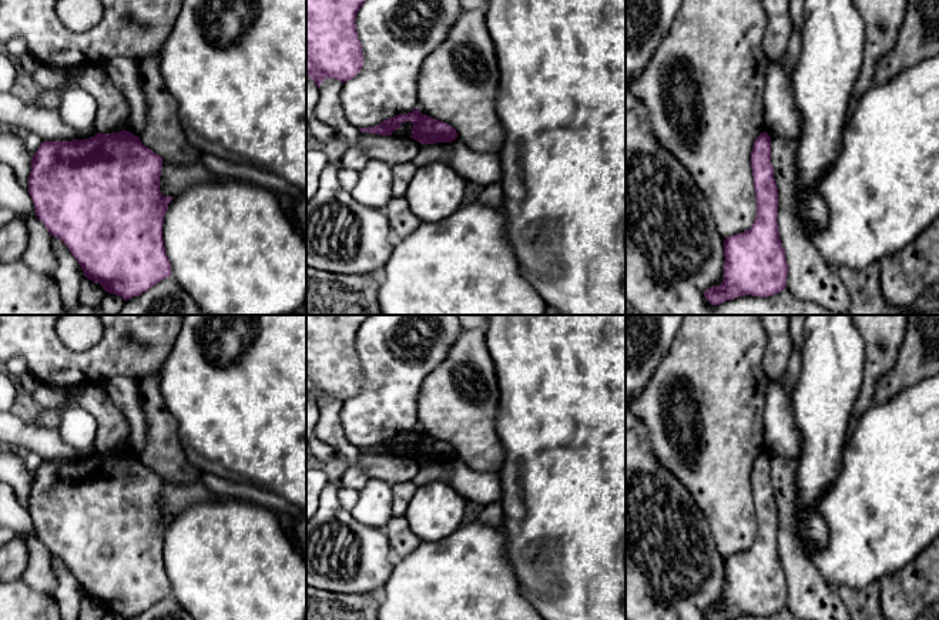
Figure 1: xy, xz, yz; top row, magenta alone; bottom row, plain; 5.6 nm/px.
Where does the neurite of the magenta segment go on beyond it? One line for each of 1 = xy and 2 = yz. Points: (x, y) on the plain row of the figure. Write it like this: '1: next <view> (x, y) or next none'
1: next none
2: next none

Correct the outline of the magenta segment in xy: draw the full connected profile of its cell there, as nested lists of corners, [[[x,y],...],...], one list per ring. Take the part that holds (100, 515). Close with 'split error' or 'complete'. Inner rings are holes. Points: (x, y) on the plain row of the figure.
[[[125,449],[111,453],[97,452],[94,456],[85,459],[43,460],[31,476],[28,513],[33,519],[36,534],[44,543],[50,554],[61,559],[68,566],[70,572],[78,580],[78,584],[81,586],[85,597],[98,601],[105,611],[118,614],[124,620],[141,614],[155,603],[171,596],[171,583],[164,566],[162,544],[168,523],[174,516],[164,516],[160,510],[161,489],[162,477],[152,469],[147,467],[140,460],[140,456]]]; complete

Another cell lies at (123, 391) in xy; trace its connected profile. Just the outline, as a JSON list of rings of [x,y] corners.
[[[114,376],[104,385],[108,396],[125,415],[130,425],[130,436],[124,449],[141,456],[147,439],[147,420],[140,403],[140,392],[135,381],[127,376]]]

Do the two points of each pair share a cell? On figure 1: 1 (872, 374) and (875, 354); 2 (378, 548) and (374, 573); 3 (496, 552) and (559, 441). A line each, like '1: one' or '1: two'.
1: one
2: one
3: two

